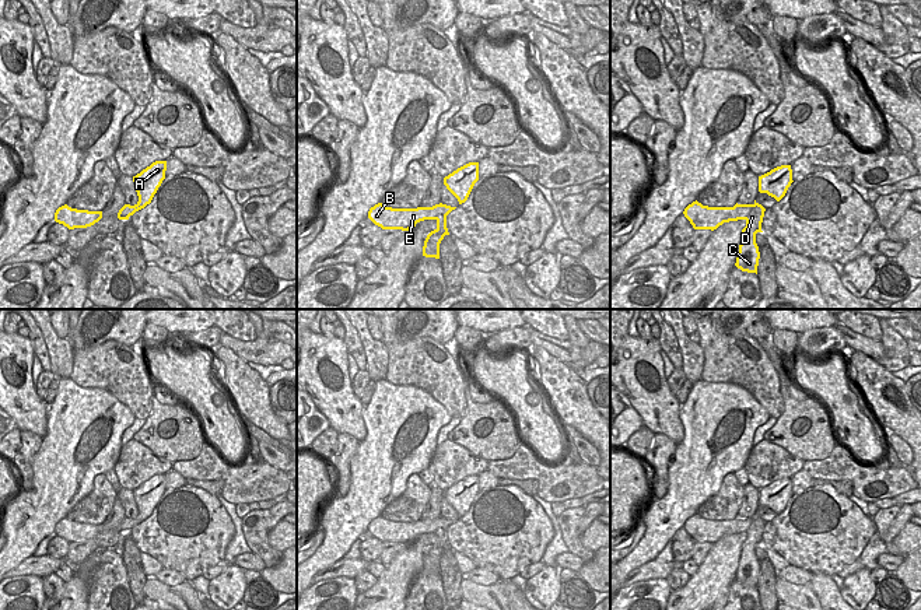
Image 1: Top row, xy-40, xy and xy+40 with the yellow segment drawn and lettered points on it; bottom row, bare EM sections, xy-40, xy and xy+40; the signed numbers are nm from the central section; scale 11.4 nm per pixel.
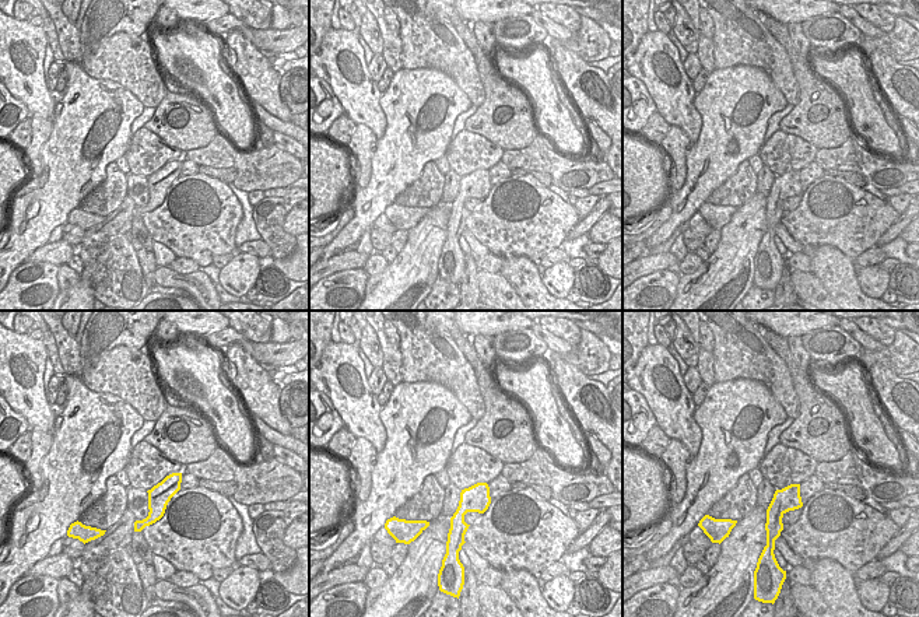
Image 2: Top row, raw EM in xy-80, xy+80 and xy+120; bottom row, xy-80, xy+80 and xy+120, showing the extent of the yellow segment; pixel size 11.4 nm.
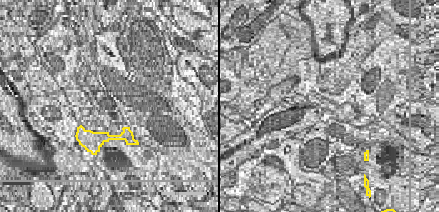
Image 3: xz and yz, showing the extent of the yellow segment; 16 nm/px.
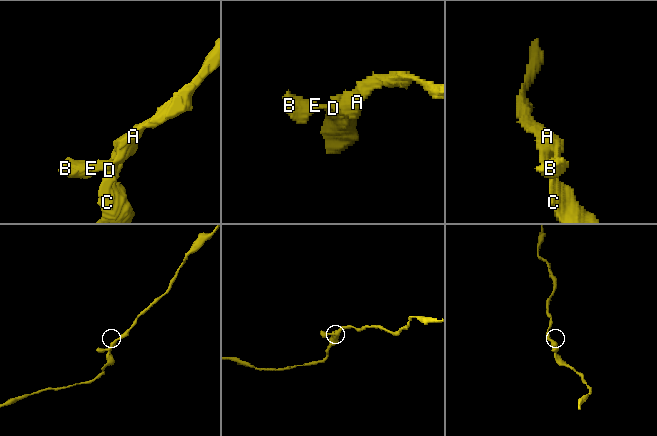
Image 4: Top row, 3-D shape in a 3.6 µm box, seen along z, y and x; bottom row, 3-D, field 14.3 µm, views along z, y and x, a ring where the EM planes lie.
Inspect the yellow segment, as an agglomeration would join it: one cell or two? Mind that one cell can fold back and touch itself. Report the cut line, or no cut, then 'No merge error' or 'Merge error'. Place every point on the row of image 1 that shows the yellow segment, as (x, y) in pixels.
No split. No merge error.

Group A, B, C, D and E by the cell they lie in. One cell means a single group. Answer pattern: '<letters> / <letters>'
A B C D E

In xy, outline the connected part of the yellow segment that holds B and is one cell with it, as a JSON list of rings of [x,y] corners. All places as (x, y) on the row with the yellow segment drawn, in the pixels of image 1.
[[[378,203],[370,208],[368,218],[382,229],[402,231],[413,229],[420,221],[435,220],[437,228],[427,235],[423,256],[440,259],[440,243],[445,235],[449,235],[447,215],[455,208],[442,203],[417,208],[392,208]]]

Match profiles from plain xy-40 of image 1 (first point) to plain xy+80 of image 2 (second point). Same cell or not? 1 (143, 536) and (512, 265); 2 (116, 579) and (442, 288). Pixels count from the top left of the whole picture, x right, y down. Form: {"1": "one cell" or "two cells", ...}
{"1": "two cells", "2": "one cell"}

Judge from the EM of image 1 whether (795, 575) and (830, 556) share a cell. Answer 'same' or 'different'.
different

